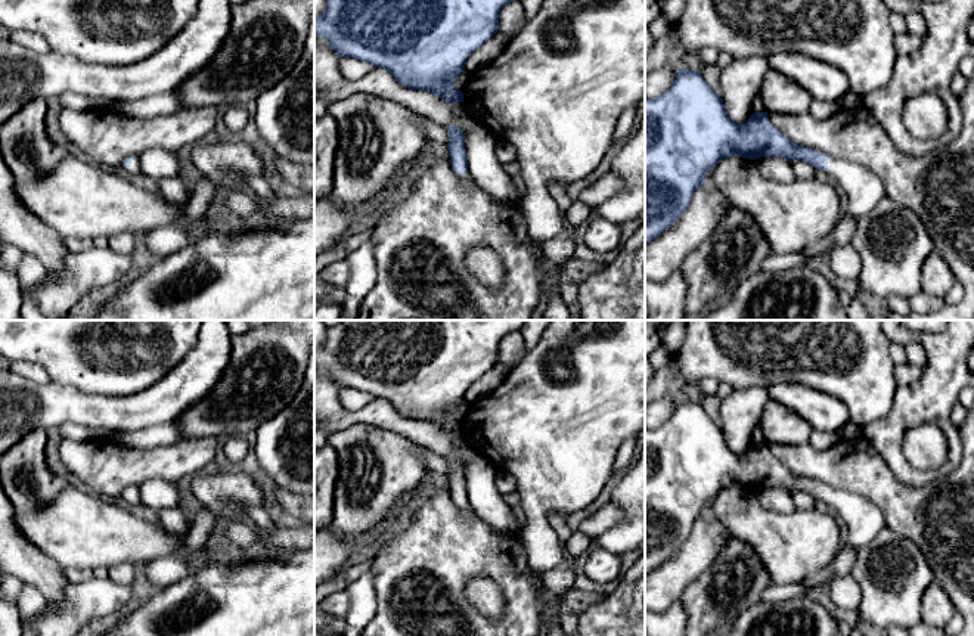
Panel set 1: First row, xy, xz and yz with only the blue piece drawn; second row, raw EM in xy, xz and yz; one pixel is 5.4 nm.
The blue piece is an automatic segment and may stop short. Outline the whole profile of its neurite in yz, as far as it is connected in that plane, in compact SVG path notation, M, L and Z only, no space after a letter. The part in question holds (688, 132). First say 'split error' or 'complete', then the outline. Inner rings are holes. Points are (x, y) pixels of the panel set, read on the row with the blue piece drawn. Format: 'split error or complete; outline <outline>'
split error; outline M680 68L667 91L655 99L645 97L645 245L682 217L694 192L705 183L705 174L730 156L784 156L823 170L847 196L844 217L856 221L887 196L881 180L871 170L791 142L770 122L767 112L754 112L744 124L732 121L723 99L705 83L701 71Z

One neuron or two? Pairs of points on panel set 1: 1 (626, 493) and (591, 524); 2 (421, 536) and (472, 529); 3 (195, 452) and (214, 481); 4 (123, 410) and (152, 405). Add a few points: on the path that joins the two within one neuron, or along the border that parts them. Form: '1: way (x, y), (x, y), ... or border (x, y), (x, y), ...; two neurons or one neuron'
1: border (611, 500), (623, 511), (623, 518), (598, 534); two neurons
2: way (434, 536), (459, 536); one neuron
3: border (211, 467), (194, 475); two neurons
4: way (130, 410), (145, 409); one neuron

